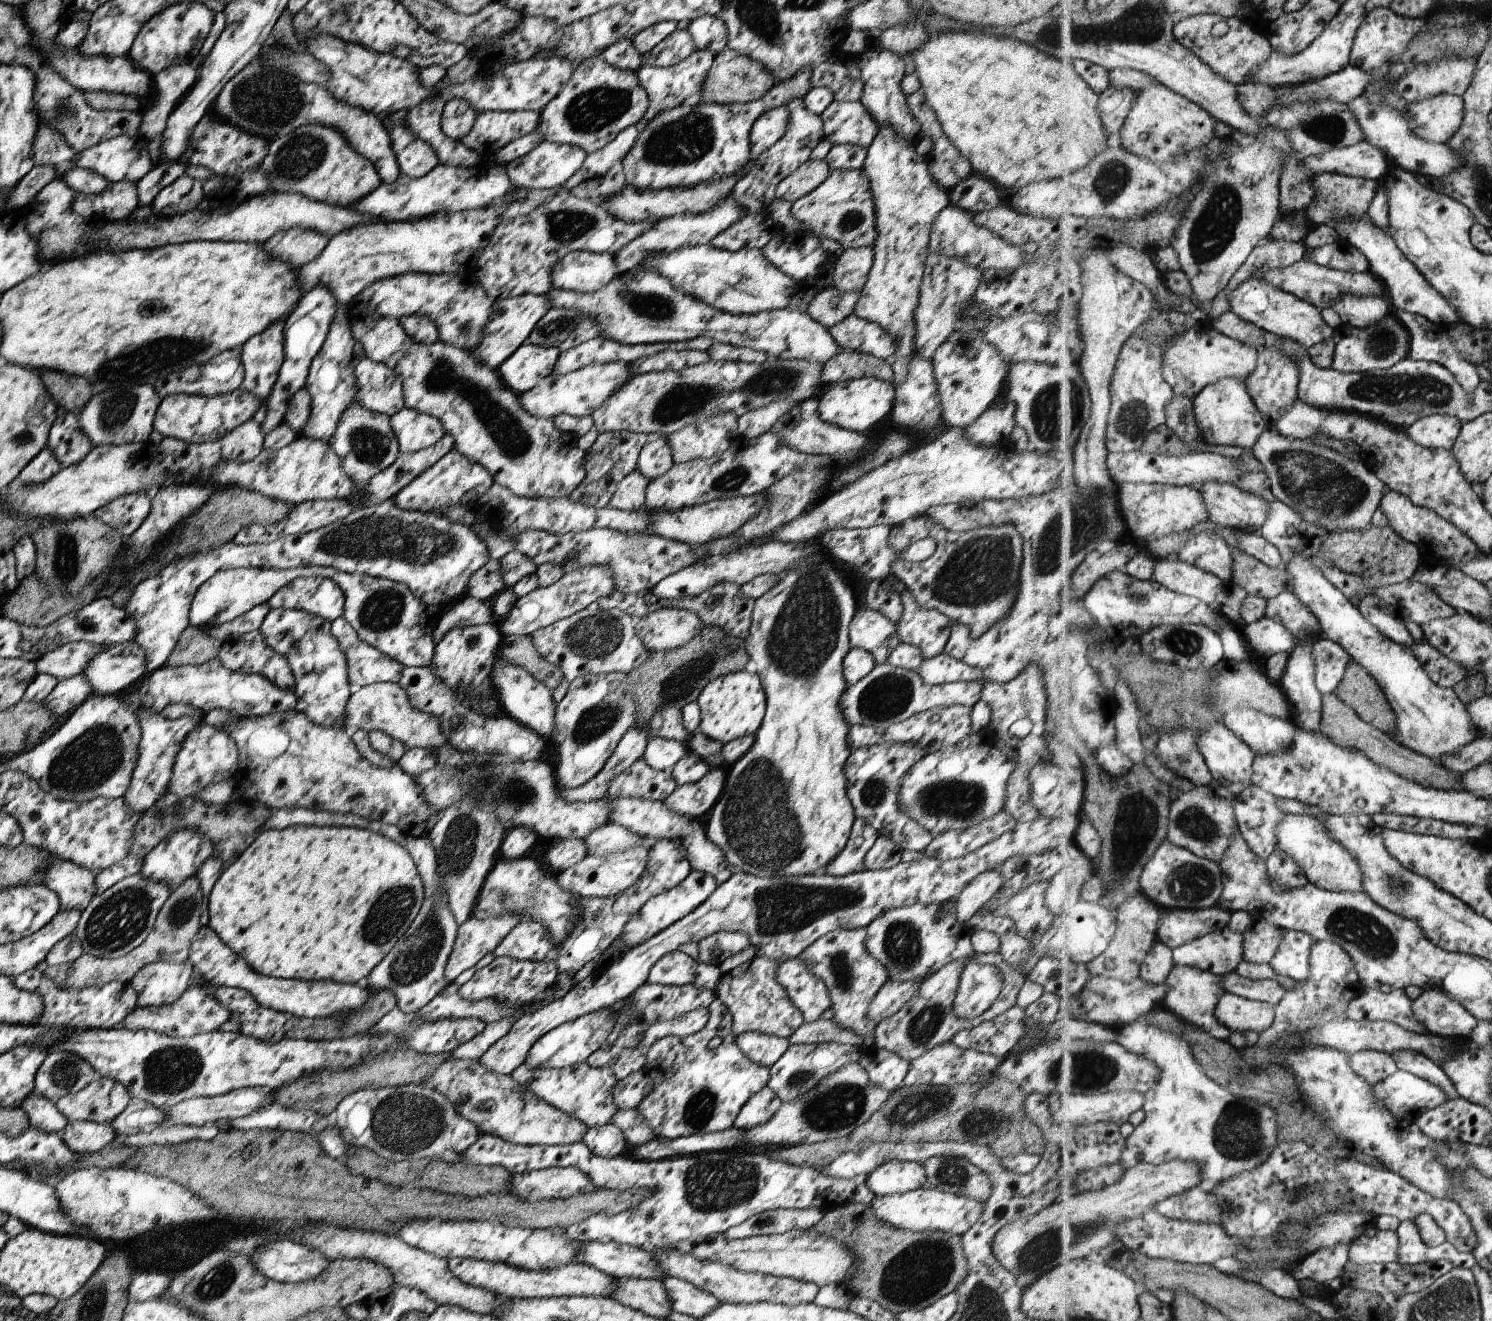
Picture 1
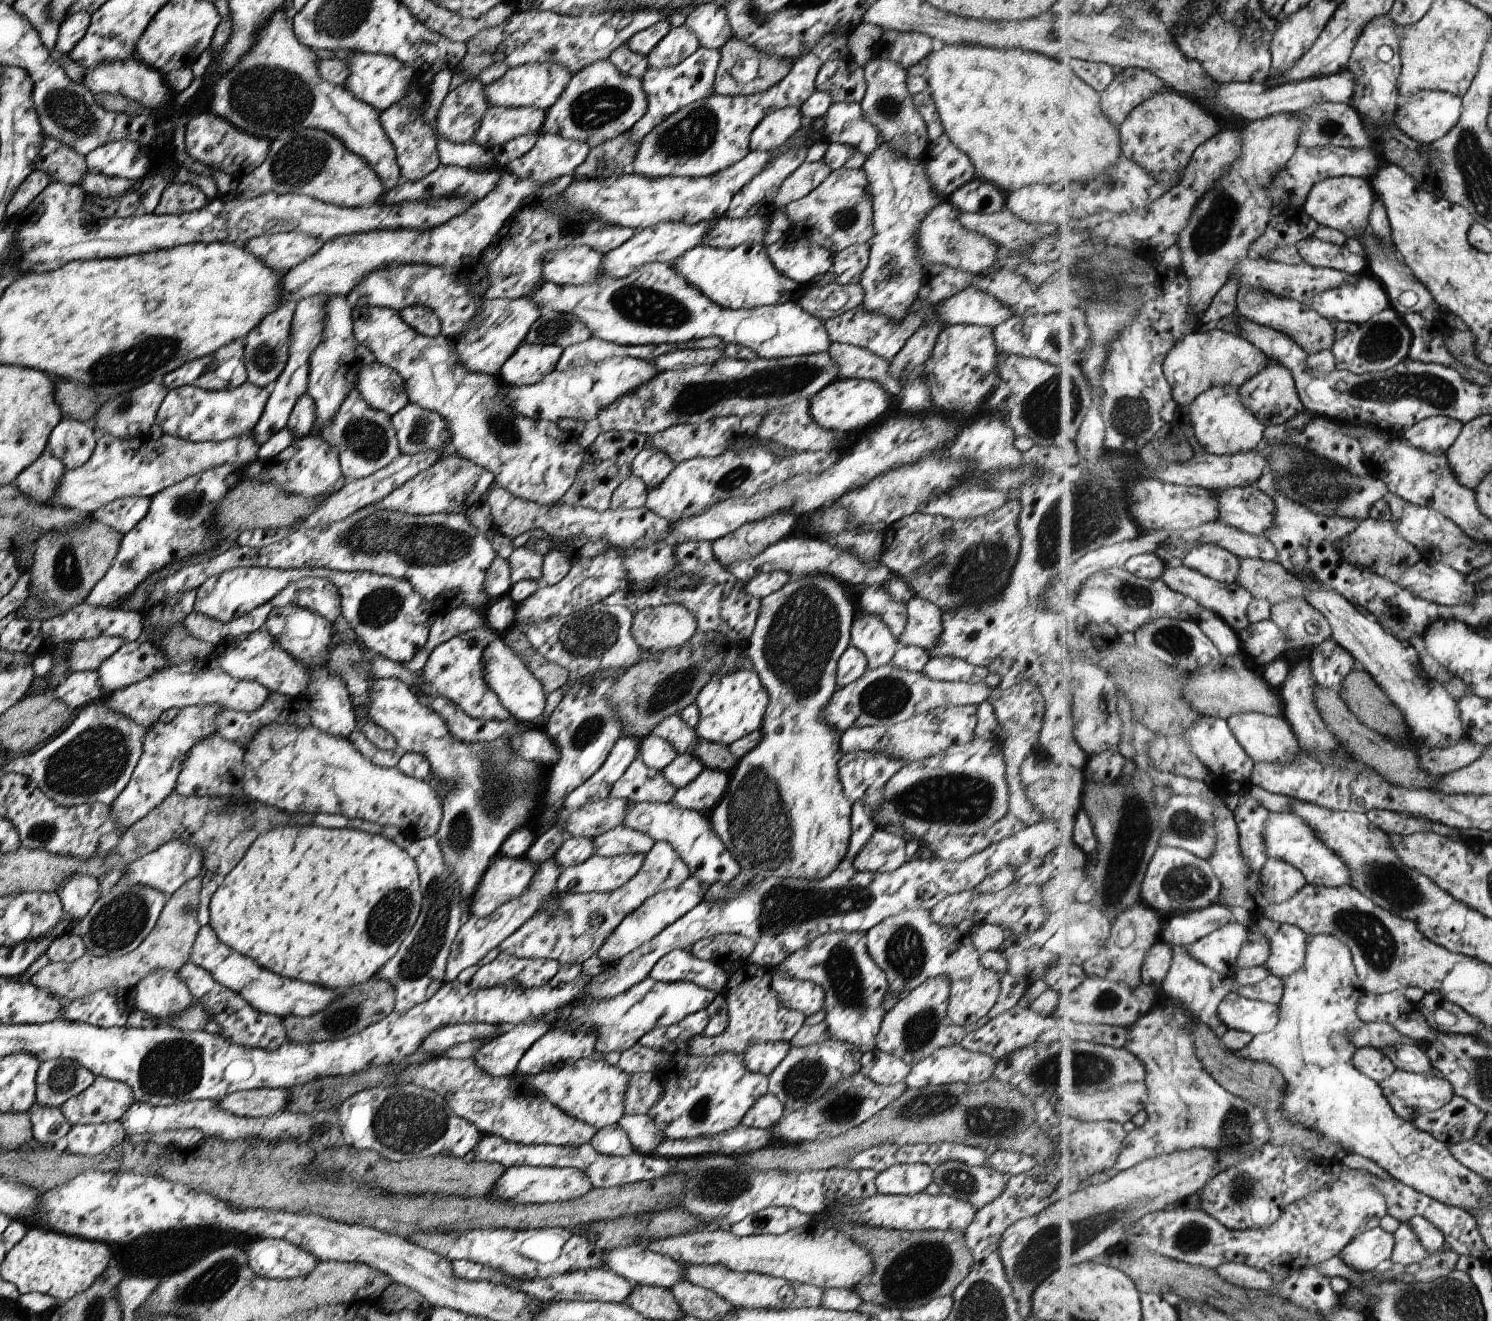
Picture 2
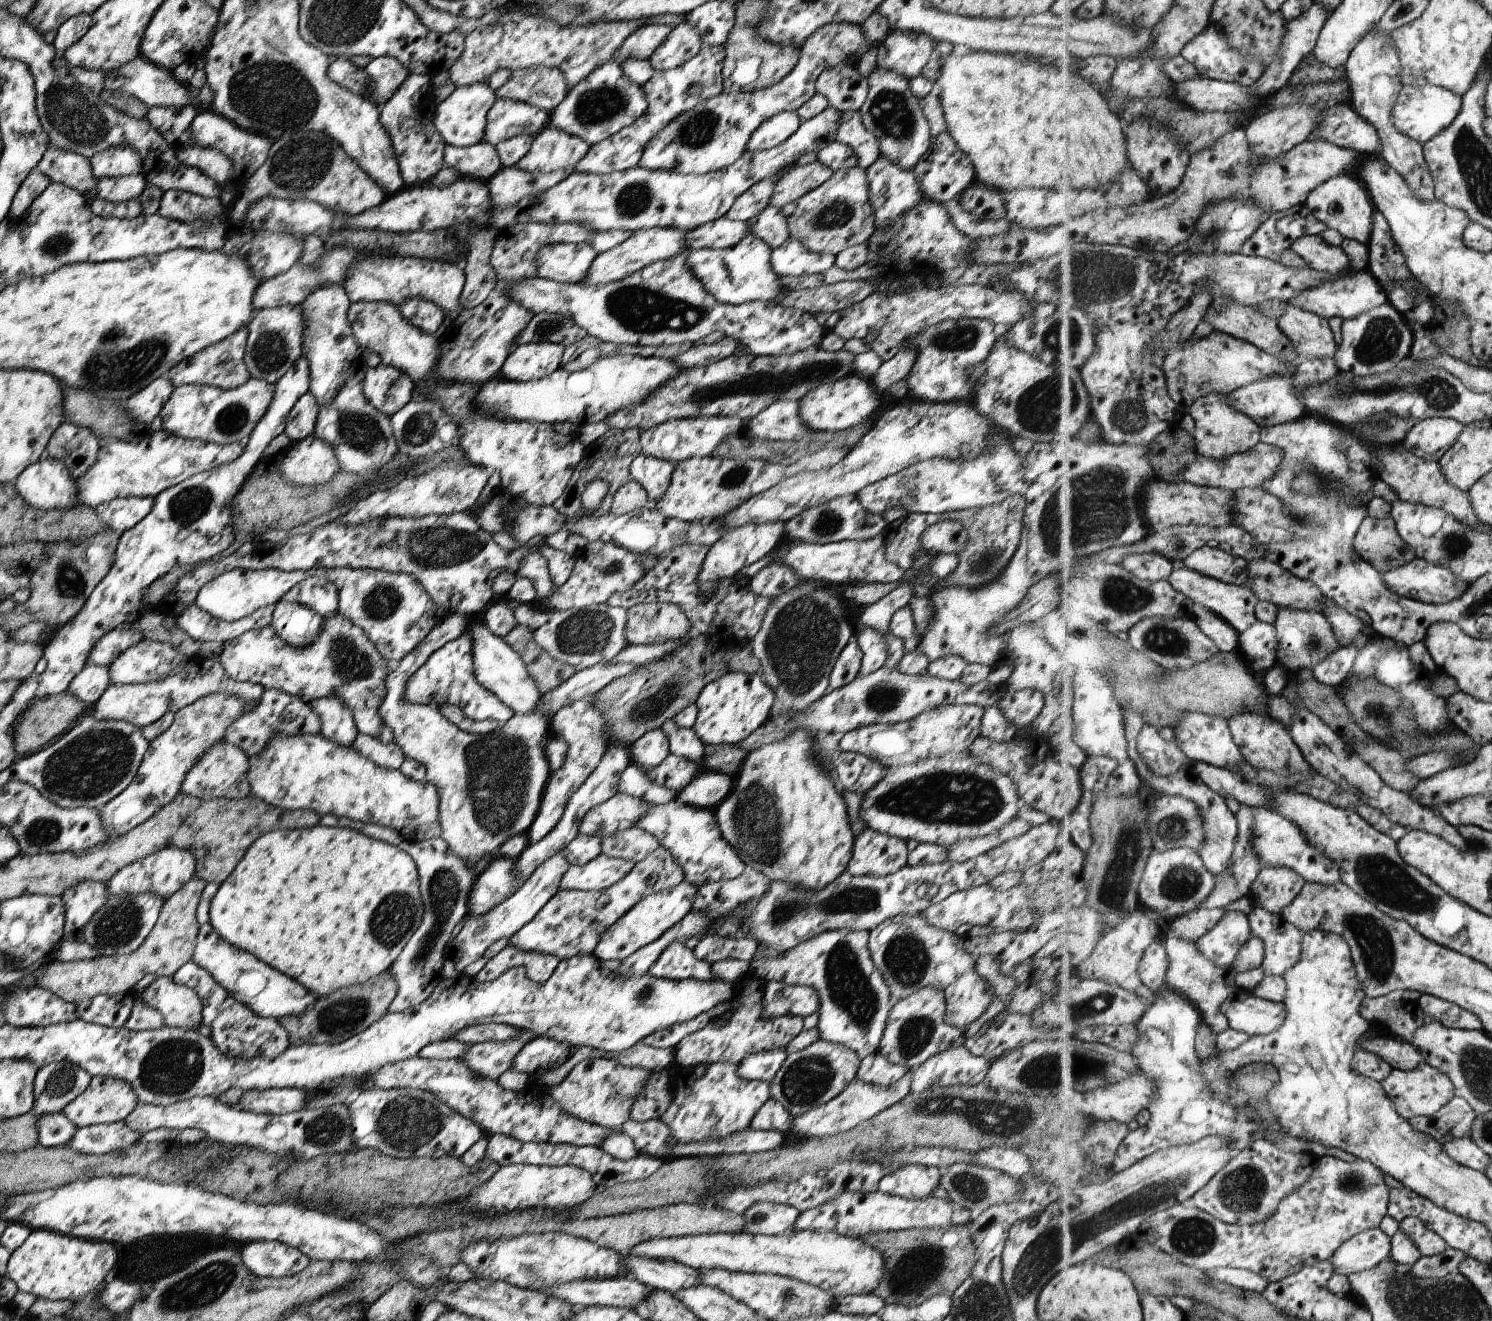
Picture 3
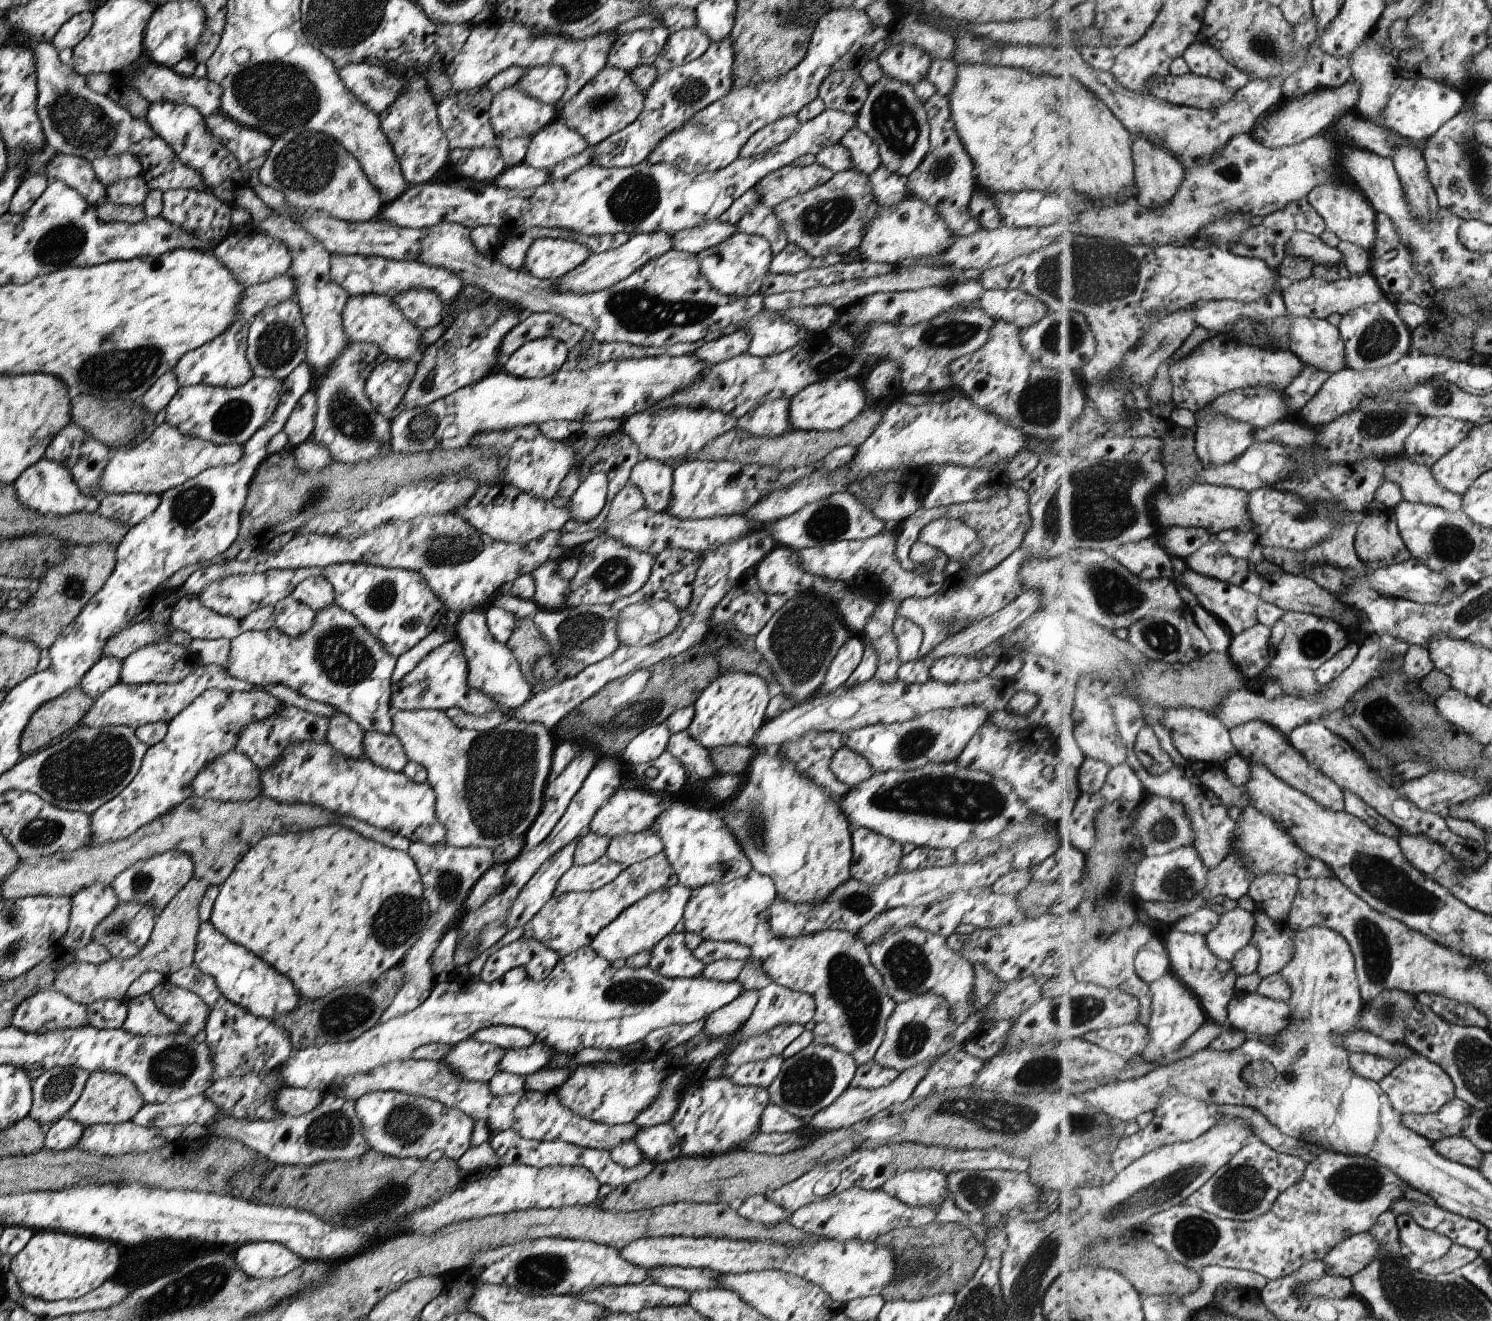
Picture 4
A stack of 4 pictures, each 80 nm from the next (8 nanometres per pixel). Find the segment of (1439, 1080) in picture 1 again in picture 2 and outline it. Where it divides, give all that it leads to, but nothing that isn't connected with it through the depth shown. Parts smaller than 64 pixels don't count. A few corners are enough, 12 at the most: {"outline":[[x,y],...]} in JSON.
{"outline":[[1409,1044],[1387,1046],[1398,1070],[1439,1076],[1426,1051]]}

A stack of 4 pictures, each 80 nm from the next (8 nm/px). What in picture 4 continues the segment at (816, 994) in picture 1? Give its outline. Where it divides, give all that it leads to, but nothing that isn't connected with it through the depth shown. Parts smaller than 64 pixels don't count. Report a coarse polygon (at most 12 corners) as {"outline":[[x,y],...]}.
{"outline":[[775,982],[758,991],[737,1042],[813,1019],[809,994]]}

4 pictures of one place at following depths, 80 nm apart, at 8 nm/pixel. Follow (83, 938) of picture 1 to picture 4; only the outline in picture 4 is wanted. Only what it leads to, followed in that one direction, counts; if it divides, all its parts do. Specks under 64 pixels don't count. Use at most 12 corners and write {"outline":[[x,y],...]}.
{"outline":[[117,902],[91,930],[110,957],[131,958],[155,910]]}

